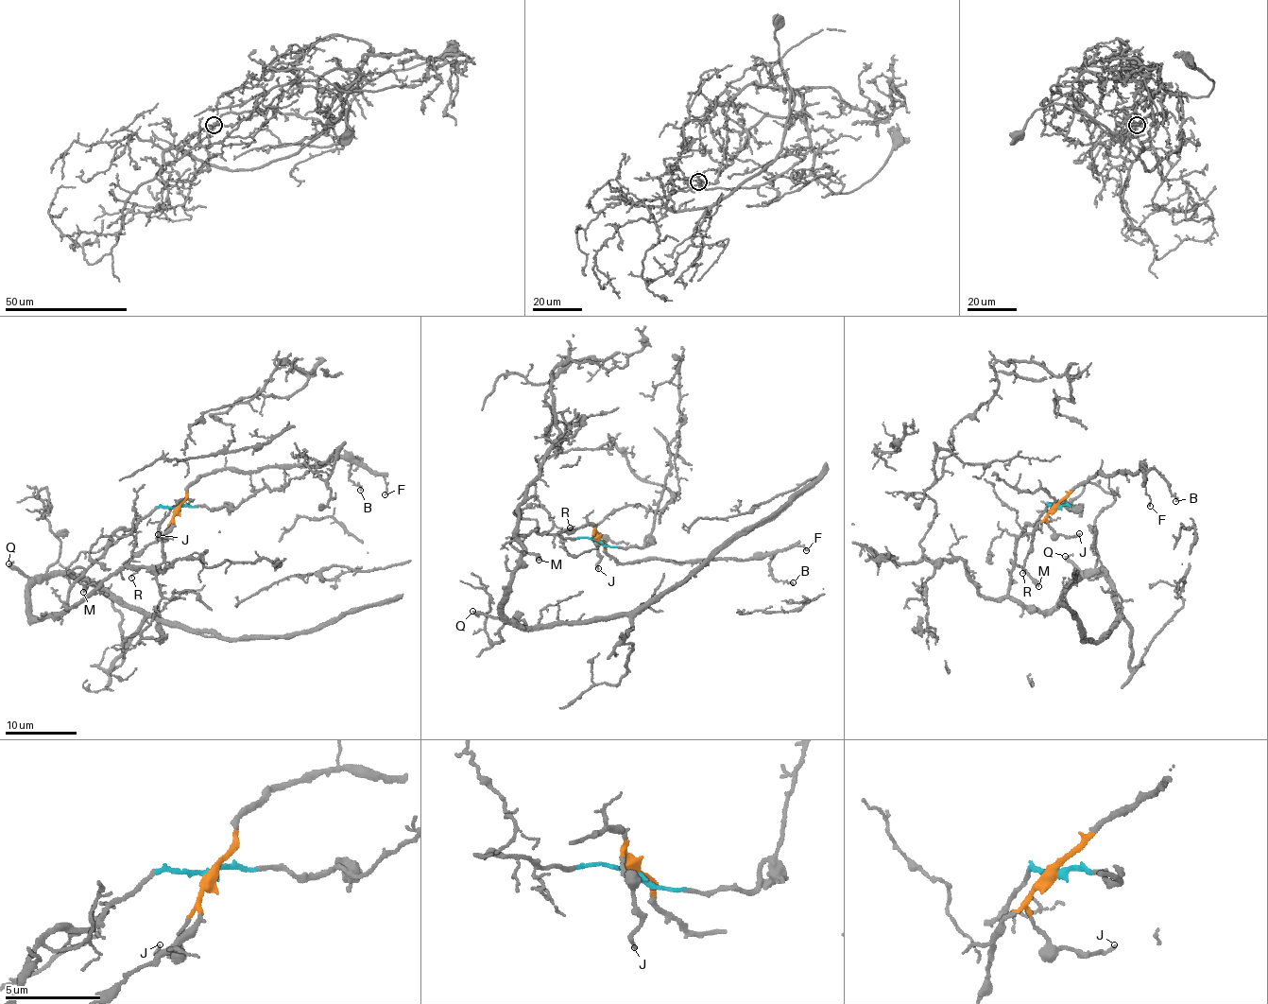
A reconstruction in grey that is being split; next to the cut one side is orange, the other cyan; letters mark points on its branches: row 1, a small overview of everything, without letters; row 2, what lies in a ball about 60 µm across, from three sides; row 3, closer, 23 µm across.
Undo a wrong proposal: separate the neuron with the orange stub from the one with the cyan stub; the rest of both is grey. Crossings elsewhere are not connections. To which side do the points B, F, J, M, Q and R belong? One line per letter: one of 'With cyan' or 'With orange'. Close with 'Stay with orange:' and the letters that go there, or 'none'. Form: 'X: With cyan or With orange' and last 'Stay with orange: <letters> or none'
B: With orange
F: With orange
J: With orange
M: With cyan
Q: With cyan
R: With orange
Stay with orange: B, F, J, R

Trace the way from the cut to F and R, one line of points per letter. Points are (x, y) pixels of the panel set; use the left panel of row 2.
F: (176, 507), (200, 475), (222, 469), (325, 466), (337, 458), (352, 458), (376, 471), (385, 482), (384, 494)
R: (176, 507), (172, 526), (126, 562), (135, 571), (131, 577)

